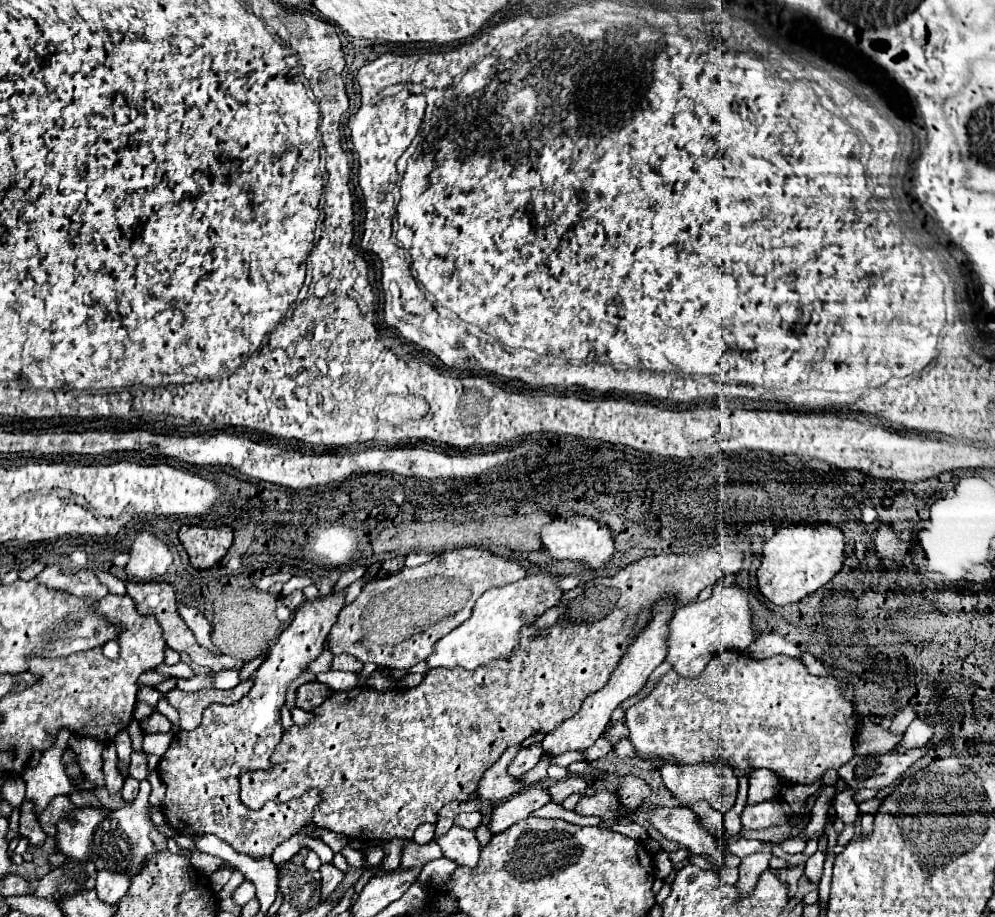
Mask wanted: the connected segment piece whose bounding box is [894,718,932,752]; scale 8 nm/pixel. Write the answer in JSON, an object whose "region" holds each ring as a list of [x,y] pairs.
{"region":[[[914,720],[908,730],[904,732],[902,740],[896,744],[896,752],[908,752],[908,750],[916,750],[916,748],[924,748],[932,738],[932,730],[922,722],[922,720]]]}

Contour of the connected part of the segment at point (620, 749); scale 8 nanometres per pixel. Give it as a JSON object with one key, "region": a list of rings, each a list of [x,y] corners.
{"region":[[[627,738],[619,740],[613,750],[620,757],[639,757],[639,754],[634,750]]]}

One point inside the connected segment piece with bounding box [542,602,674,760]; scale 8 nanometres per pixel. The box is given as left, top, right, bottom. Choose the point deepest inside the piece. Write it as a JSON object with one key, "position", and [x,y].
{"position":[581,731]}

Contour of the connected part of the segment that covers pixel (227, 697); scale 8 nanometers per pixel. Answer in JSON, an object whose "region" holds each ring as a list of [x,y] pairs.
{"region":[[[252,678],[246,682],[240,682],[232,690],[218,690],[218,688],[202,688],[196,692],[172,690],[166,694],[166,698],[168,698],[170,706],[174,706],[180,714],[180,728],[182,730],[194,730],[200,724],[200,718],[202,718],[202,712],[206,706],[210,706],[212,702],[234,704],[242,696],[246,696],[250,686],[252,686]]]}

